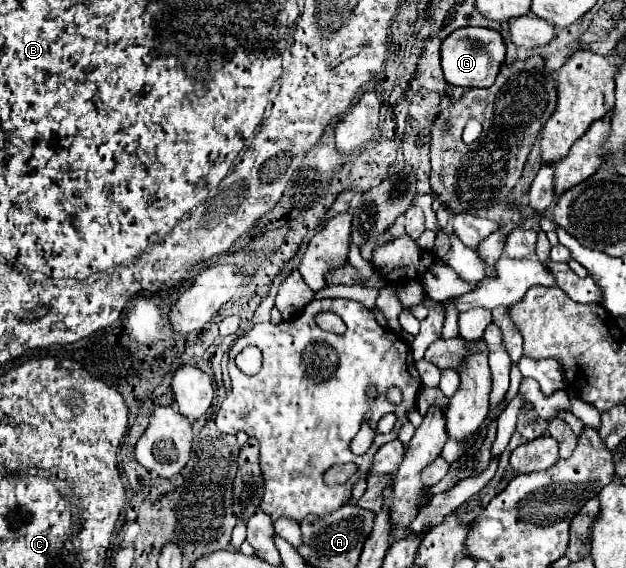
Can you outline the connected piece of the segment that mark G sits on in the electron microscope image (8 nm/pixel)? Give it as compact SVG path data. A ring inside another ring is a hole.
M461 27L461 29L453 31L441 43L441 71L443 71L445 81L453 87L465 87L467 89L467 87L489 87L489 85L493 85L503 61L505 61L503 37L497 31L489 31L487 27Z

